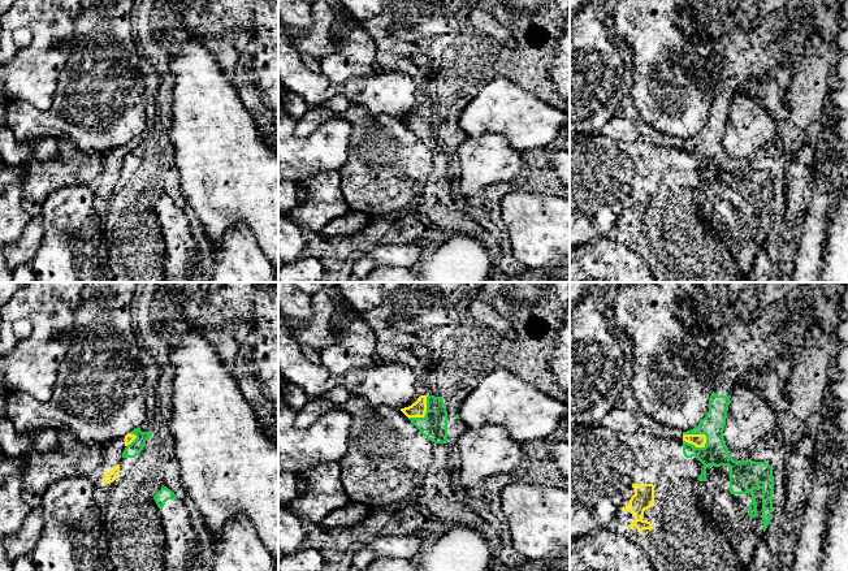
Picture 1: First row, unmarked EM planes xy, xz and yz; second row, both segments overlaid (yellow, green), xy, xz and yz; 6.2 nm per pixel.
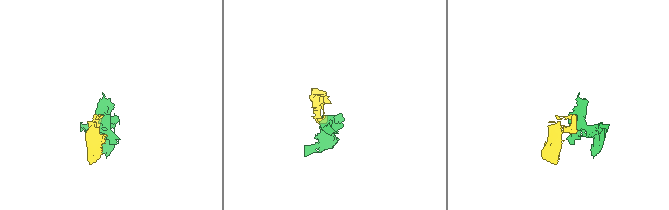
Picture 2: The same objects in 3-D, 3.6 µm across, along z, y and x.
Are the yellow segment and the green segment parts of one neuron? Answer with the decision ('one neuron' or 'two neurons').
one neuron

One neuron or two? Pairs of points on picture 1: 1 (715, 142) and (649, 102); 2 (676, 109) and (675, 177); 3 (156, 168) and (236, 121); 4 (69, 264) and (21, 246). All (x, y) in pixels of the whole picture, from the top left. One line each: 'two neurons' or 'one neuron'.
1: two neurons
2: two neurons
3: two neurons
4: two neurons

